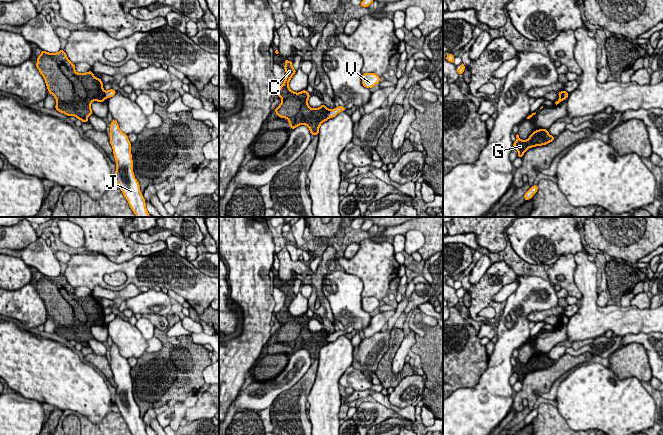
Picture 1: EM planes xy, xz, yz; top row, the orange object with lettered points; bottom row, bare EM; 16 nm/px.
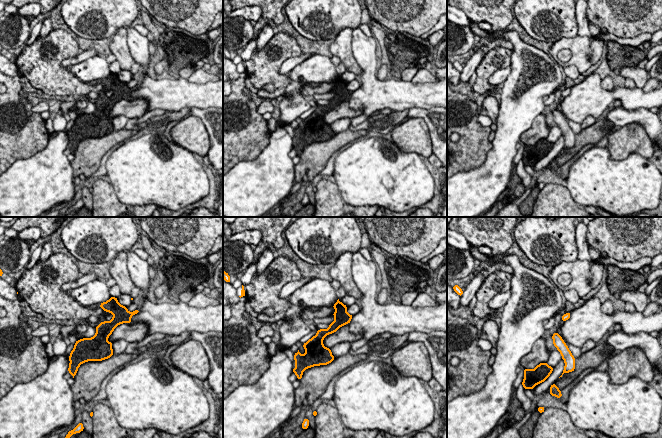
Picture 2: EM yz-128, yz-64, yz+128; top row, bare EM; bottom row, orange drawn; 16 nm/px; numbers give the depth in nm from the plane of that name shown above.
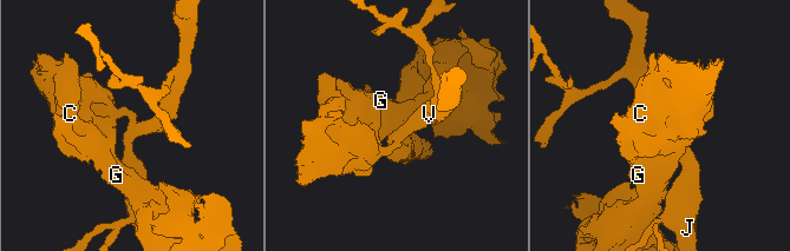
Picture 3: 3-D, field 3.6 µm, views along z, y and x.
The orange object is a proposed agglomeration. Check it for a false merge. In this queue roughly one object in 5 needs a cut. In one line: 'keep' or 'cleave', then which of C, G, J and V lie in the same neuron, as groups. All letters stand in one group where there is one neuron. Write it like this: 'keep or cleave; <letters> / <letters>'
cleave; C G / J V

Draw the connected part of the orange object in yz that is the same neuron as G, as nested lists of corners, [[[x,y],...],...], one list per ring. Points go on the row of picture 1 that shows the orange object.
[[[546,129],[534,131],[527,140],[521,140],[519,135],[516,135],[517,140],[513,143],[513,147],[518,151],[518,157],[522,158],[527,149],[546,145],[552,142],[555,138],[548,133]]]

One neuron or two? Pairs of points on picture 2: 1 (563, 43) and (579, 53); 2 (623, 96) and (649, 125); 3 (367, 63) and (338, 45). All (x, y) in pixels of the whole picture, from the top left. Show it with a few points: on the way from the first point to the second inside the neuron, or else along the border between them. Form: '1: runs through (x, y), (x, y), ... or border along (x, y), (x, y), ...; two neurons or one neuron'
1: runs through (567, 43), (575, 49); one neuron
2: border along (621, 105), (629, 110), (648, 109); two neurons
3: border along (352, 30), (352, 54), (361, 69), (361, 74); two neurons

